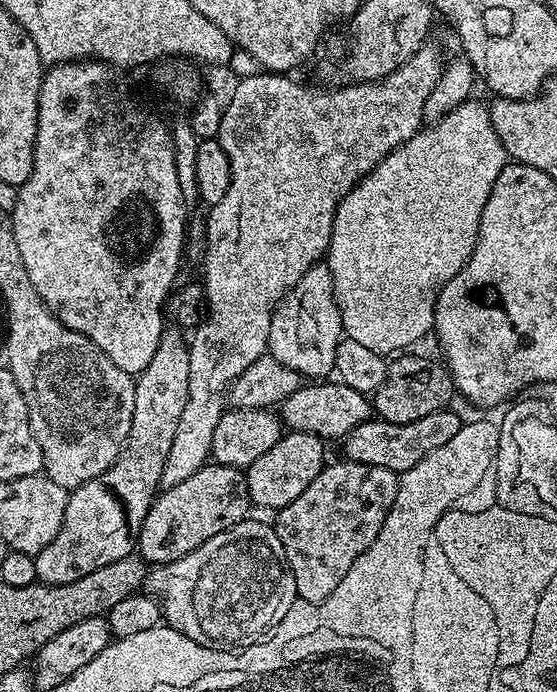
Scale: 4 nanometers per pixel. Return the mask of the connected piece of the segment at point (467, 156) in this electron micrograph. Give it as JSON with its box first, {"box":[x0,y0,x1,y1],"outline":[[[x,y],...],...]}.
{"box":[326,98,510,357],"outline":[[[469,98],[466,103],[459,104],[450,114],[446,114],[436,124],[429,124],[421,127],[420,131],[414,134],[402,146],[398,146],[374,170],[370,170],[348,191],[342,198],[338,210],[334,214],[334,226],[332,227],[332,237],[328,247],[326,263],[332,275],[332,285],[334,286],[334,298],[338,302],[338,310],[342,314],[342,326],[344,336],[347,339],[359,342],[361,346],[367,346],[369,350],[374,350],[379,356],[387,357],[391,354],[400,354],[411,344],[416,344],[424,335],[433,331],[436,322],[436,296],[462,266],[470,258],[470,254],[476,245],[476,239],[480,233],[480,219],[490,198],[490,190],[494,190],[494,182],[498,182],[498,174],[509,164],[510,157],[508,151],[502,146],[498,134],[494,130],[494,122],[488,113],[489,105],[479,104],[476,98]]]}

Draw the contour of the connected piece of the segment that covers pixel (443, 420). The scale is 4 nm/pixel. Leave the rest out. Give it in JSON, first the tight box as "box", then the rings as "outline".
{"box":[342,411,462,474],"outline":[[[452,411],[426,414],[426,418],[418,422],[406,422],[405,424],[391,424],[379,418],[370,419],[353,430],[349,436],[344,437],[342,441],[343,459],[382,466],[397,474],[410,470],[418,466],[418,462],[422,462],[426,454],[438,450],[438,446],[450,442],[450,438],[454,438],[454,434],[460,432],[462,417]]]}

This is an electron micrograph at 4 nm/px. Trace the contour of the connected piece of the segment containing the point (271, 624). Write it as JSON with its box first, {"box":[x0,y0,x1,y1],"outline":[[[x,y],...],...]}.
{"box":[146,518,298,650],"outline":[[[255,518],[244,520],[222,534],[214,534],[214,538],[202,542],[202,546],[198,546],[193,552],[178,558],[172,564],[161,564],[153,567],[148,573],[146,588],[151,595],[159,600],[162,609],[162,620],[167,627],[186,634],[186,638],[190,638],[195,644],[217,650],[243,650],[260,643],[271,633],[273,628],[280,625],[282,618],[286,618],[286,610],[290,610],[290,606],[294,606],[298,599],[296,587],[294,586],[294,574],[286,562],[286,550],[282,550],[282,542],[278,538],[275,527],[271,523],[263,524],[262,521],[255,520]]]}

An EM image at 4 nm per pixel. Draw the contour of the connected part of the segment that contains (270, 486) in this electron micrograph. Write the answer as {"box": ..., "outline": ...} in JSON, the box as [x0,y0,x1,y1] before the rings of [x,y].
{"box":[246,432,325,510],"outline":[[[288,432],[270,450],[266,450],[262,458],[258,458],[246,469],[249,501],[255,507],[257,504],[260,508],[272,508],[271,510],[290,506],[290,502],[294,502],[294,498],[298,498],[298,494],[302,494],[302,490],[306,490],[306,486],[310,486],[310,482],[314,482],[314,478],[318,478],[324,468],[324,448],[325,441],[319,436],[305,432]]]}

